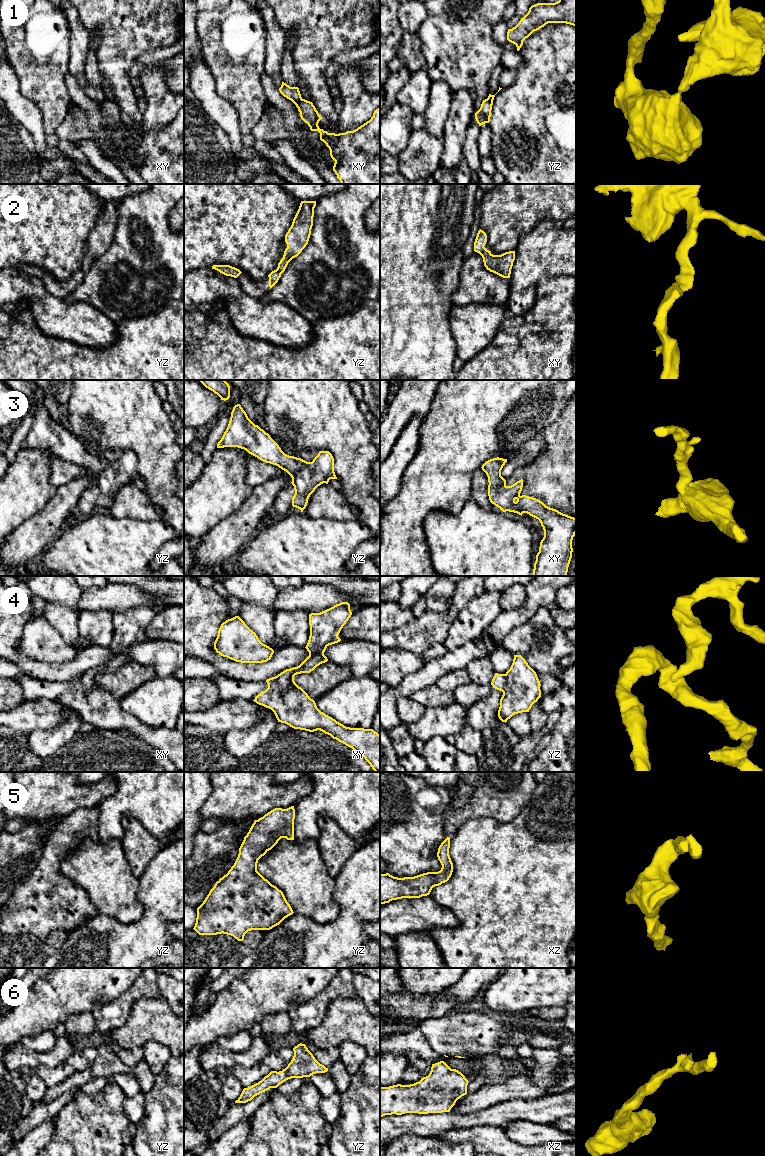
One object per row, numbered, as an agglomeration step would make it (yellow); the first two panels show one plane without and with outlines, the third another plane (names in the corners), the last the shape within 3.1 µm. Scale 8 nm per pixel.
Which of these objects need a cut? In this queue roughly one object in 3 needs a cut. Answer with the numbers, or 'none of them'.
1, 4

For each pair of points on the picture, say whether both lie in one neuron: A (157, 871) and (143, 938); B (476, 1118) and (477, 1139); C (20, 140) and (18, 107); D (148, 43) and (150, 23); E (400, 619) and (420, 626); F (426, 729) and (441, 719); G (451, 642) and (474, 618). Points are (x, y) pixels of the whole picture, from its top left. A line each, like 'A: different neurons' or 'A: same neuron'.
A: same neuron
B: different neurons
C: different neurons
D: same neuron
E: different neurons
F: same neuron
G: same neuron

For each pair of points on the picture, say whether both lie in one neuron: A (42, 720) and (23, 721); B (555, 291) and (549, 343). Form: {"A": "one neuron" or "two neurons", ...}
{"A": "one neuron", "B": "one neuron"}

